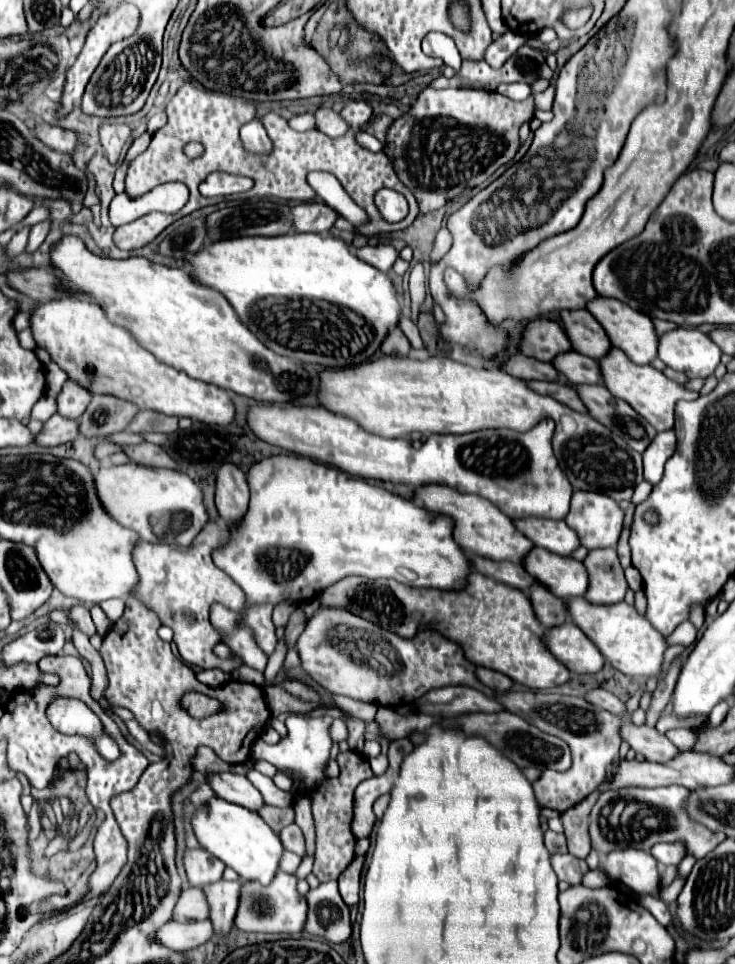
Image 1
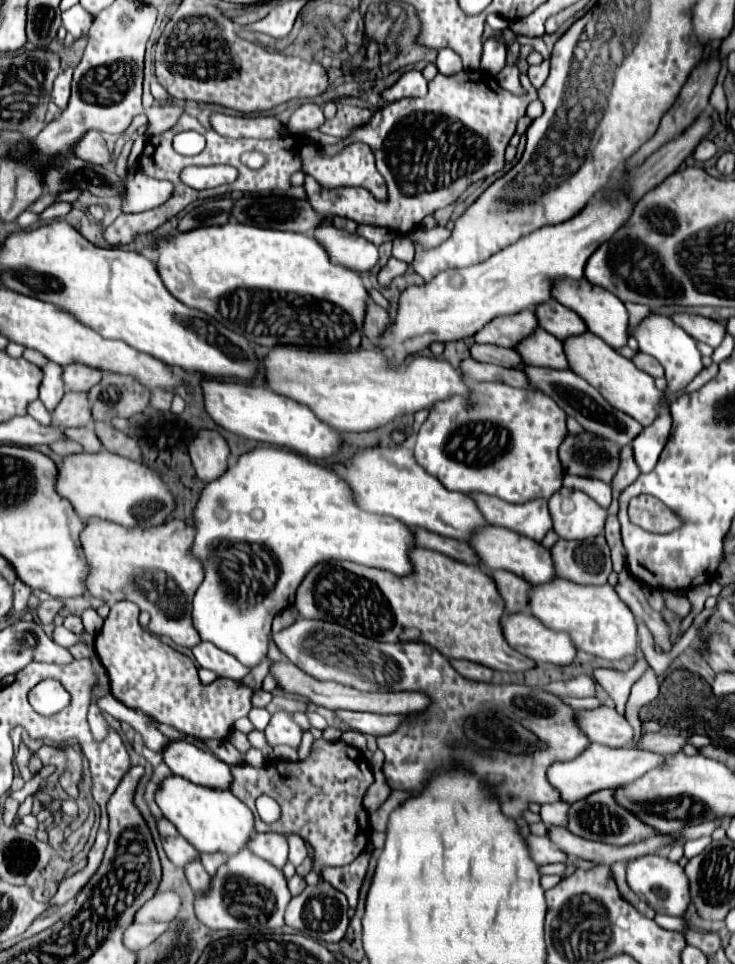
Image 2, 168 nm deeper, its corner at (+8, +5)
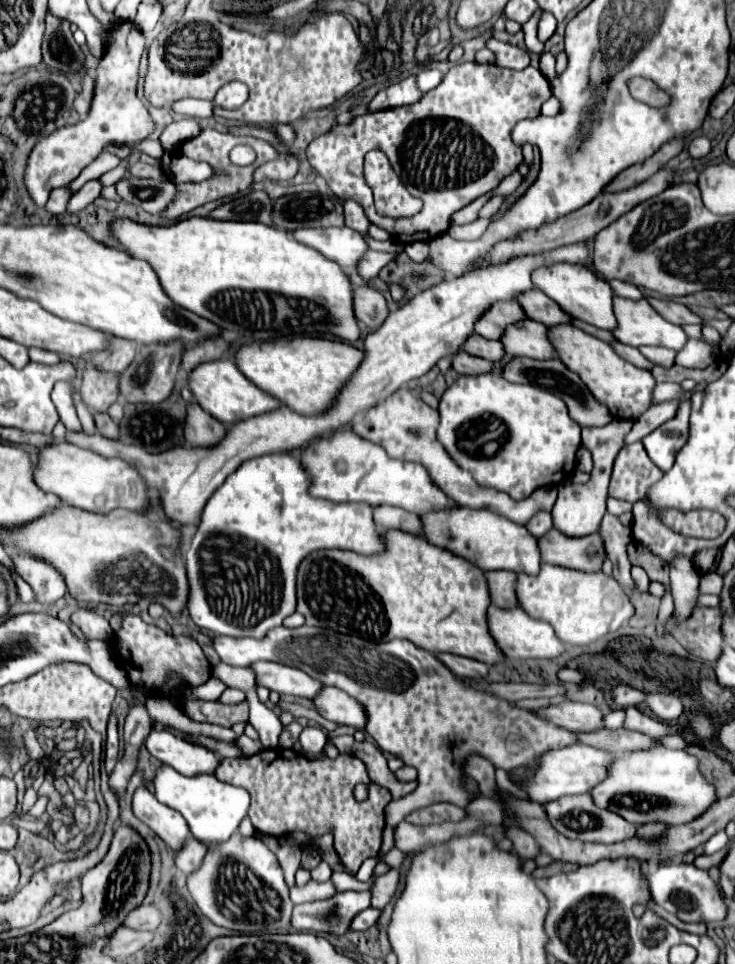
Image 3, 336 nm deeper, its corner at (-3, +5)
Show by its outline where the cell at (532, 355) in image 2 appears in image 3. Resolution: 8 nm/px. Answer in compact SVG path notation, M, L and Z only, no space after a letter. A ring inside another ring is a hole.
M520 321L520 325L508 325L504 337L500 337L506 357L530 357L530 359L552 359L554 349L548 341L548 327L538 321Z

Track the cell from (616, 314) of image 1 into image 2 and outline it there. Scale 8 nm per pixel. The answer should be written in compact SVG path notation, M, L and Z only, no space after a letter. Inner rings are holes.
M559 279L553 287L553 297L561 305L567 305L577 315L581 315L587 329L591 333L595 333L597 337L601 337L613 349L621 349L621 347L627 345L627 339L629 339L629 313L627 313L625 305L613 293L609 293L607 289L591 285L587 279L581 279L581 281Z

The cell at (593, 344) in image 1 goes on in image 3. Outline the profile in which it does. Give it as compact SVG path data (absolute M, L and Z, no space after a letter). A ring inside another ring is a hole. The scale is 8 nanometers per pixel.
M534 289L532 293L522 293L516 301L520 301L520 305L524 305L524 313L528 313L528 319L540 321L546 327L560 325L560 323L570 323L570 317L558 307L558 303L548 299L538 289Z

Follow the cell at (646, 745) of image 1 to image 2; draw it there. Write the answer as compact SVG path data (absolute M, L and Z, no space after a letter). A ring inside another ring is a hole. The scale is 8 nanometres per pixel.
M611 707L577 711L577 719L585 735L595 743L607 747L627 747L635 739L635 731L629 721Z

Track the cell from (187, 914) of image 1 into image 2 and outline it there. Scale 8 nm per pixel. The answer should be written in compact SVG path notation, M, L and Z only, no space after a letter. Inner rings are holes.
M173 891L167 893L157 893L157 897L149 899L139 913L135 915L137 923L147 923L147 921L173 921L181 909L181 897Z

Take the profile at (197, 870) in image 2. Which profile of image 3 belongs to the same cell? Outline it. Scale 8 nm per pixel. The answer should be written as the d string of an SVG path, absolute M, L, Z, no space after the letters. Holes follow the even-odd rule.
M188 837L188 841L184 843L184 849L176 851L176 857L174 857L176 867L180 871L184 871L186 875L194 873L202 865L202 859L204 859L206 851L208 851L208 847L202 841L196 841L194 837Z

